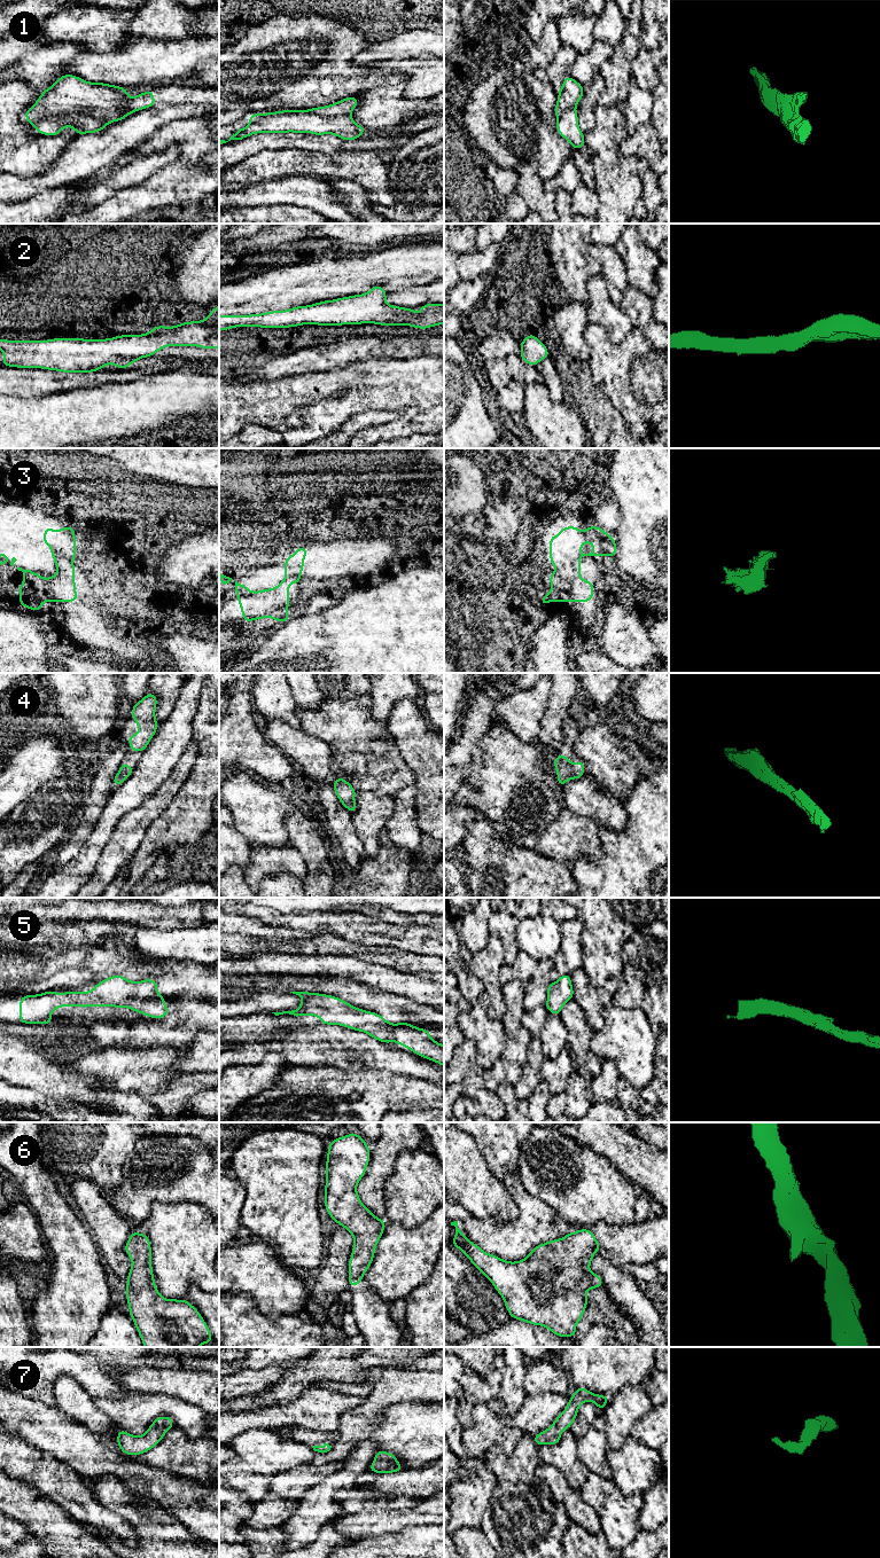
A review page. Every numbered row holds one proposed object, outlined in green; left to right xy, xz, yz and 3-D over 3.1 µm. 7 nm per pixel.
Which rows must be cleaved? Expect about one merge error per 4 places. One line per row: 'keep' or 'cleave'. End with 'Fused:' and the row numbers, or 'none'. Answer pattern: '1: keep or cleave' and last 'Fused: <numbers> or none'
1: cleave
2: keep
3: keep
4: keep
5: keep
6: keep
7: keep
Fused: 1

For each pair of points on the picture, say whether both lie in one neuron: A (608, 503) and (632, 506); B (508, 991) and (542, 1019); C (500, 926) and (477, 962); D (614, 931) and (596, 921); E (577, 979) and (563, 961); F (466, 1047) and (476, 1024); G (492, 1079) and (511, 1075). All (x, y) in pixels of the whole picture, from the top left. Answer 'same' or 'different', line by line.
A: different
B: different
C: different
D: same
E: different
F: different
G: same

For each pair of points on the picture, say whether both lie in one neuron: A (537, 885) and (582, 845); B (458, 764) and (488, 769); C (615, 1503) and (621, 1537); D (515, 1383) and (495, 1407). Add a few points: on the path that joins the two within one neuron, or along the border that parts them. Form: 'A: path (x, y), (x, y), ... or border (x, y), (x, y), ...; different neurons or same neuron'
A: border (539, 853), (562, 859), (571, 867); different neurons
B: border (479, 741), (472, 750), (469, 774), (458, 790); different neurons
C: path (616, 1511), (618, 1513), (620, 1529); same neuron
D: path (512, 1388), (500, 1401); same neuron

